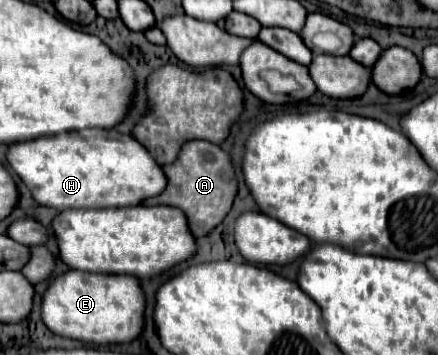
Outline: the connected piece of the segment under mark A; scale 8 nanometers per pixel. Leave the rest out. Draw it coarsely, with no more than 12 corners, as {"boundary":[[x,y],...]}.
{"boundary":[[189,141],[163,167],[167,189],[145,205],[185,211],[195,237],[233,207],[231,157]]}

